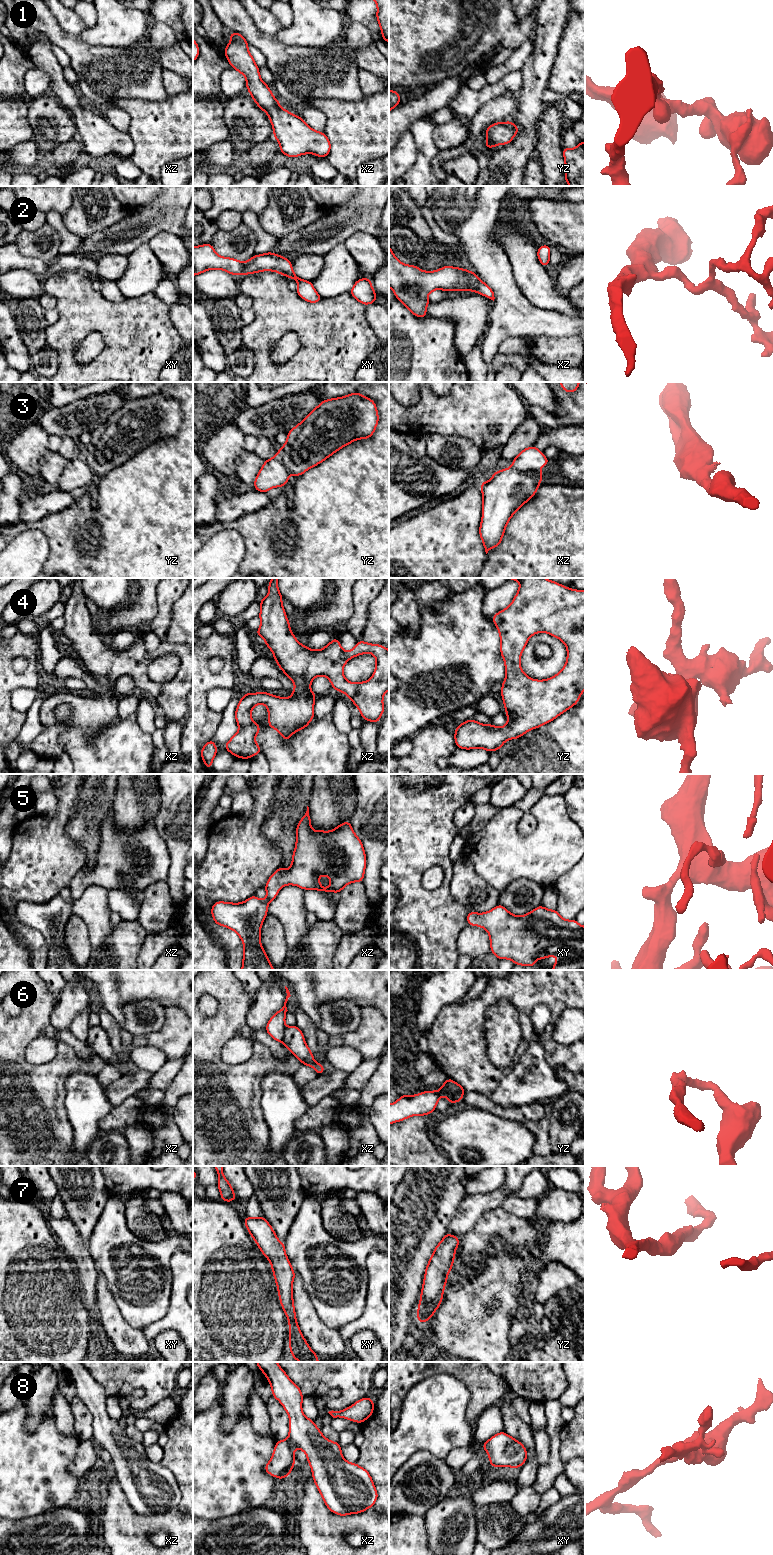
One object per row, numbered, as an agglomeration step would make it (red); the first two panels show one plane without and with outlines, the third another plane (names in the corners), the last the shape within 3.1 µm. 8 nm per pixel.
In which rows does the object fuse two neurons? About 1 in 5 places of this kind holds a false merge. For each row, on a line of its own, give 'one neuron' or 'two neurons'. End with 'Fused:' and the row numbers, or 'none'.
1: one neuron
2: one neuron
3: one neuron
4: one neuron
5: one neuron
6: two neurons
7: one neuron
8: two neurons
Fused: 6, 8

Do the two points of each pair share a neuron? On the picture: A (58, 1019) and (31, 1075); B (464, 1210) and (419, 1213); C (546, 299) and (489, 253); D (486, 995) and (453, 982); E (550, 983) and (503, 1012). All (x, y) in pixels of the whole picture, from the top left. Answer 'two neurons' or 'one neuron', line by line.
A: two neurons
B: two neurons
C: two neurons
D: two neurons
E: two neurons

